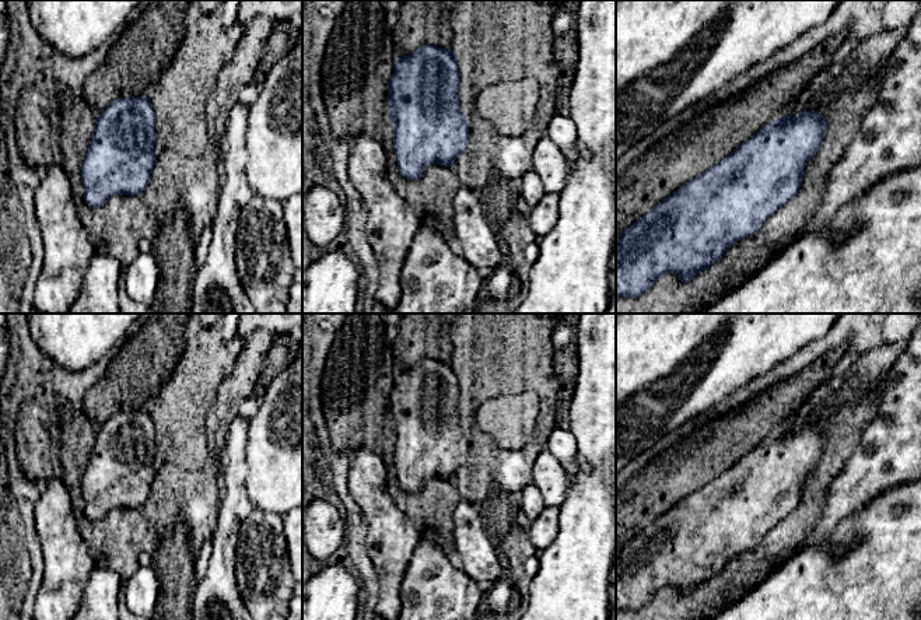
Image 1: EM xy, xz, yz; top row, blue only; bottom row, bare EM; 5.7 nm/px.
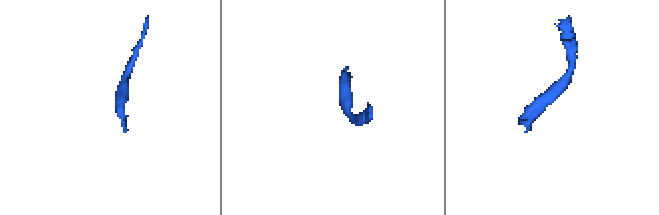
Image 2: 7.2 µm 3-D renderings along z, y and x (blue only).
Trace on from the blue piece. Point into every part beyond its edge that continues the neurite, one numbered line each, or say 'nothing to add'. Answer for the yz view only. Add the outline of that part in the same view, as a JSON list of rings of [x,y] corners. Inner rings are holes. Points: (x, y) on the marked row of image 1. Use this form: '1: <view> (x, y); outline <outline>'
nothing to add

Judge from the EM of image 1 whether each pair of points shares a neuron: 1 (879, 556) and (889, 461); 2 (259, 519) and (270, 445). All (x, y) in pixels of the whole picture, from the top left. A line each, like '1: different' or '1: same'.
1: different
2: different

